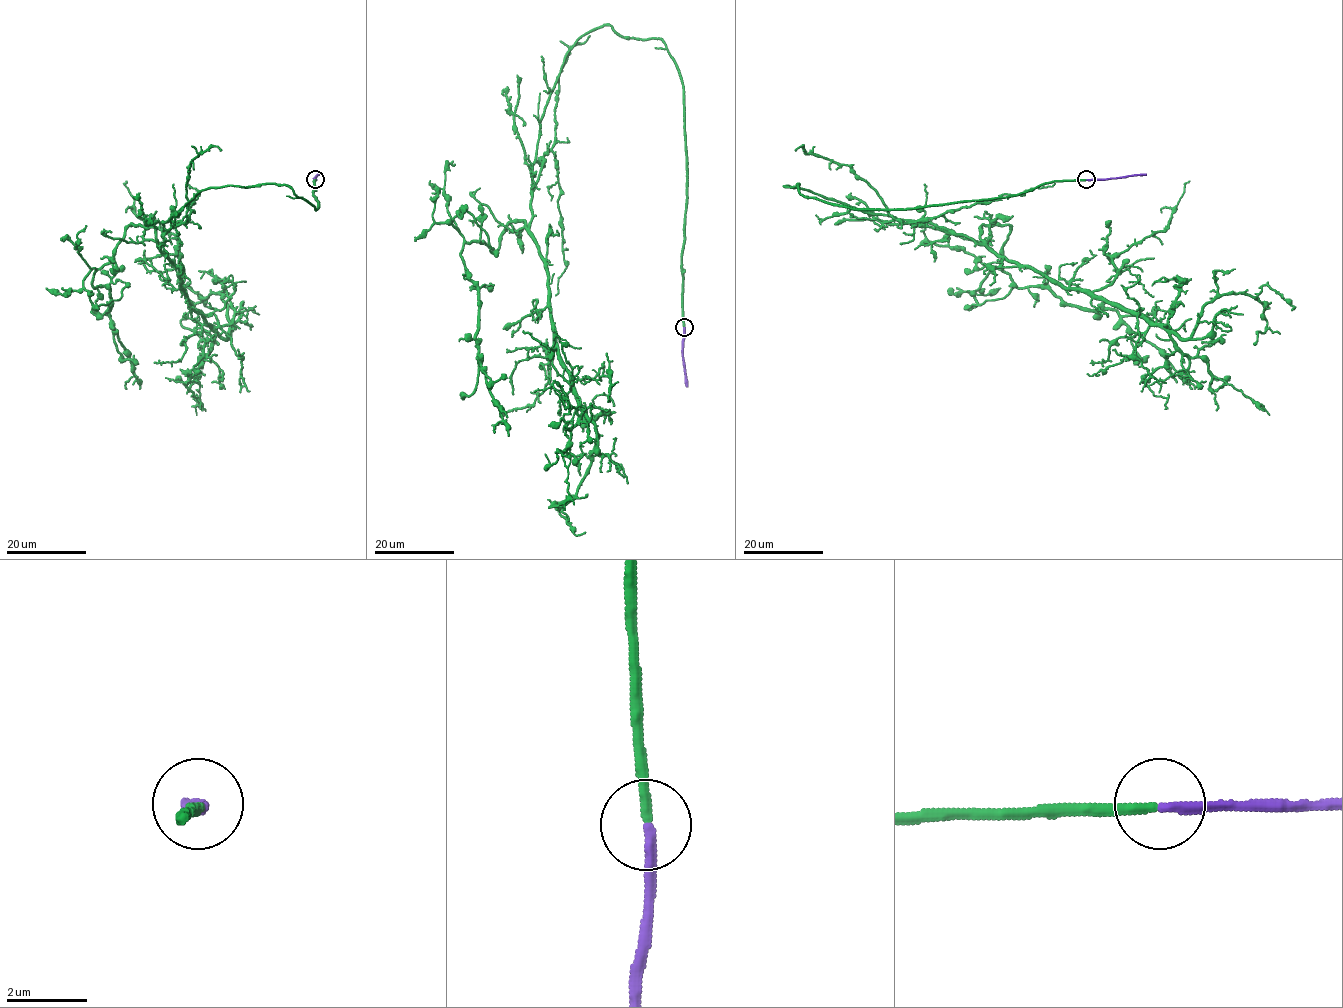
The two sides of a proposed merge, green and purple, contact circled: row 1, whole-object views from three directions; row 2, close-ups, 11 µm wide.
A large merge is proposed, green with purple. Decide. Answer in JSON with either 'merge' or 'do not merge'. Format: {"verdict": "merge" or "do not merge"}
{"verdict": "merge"}

